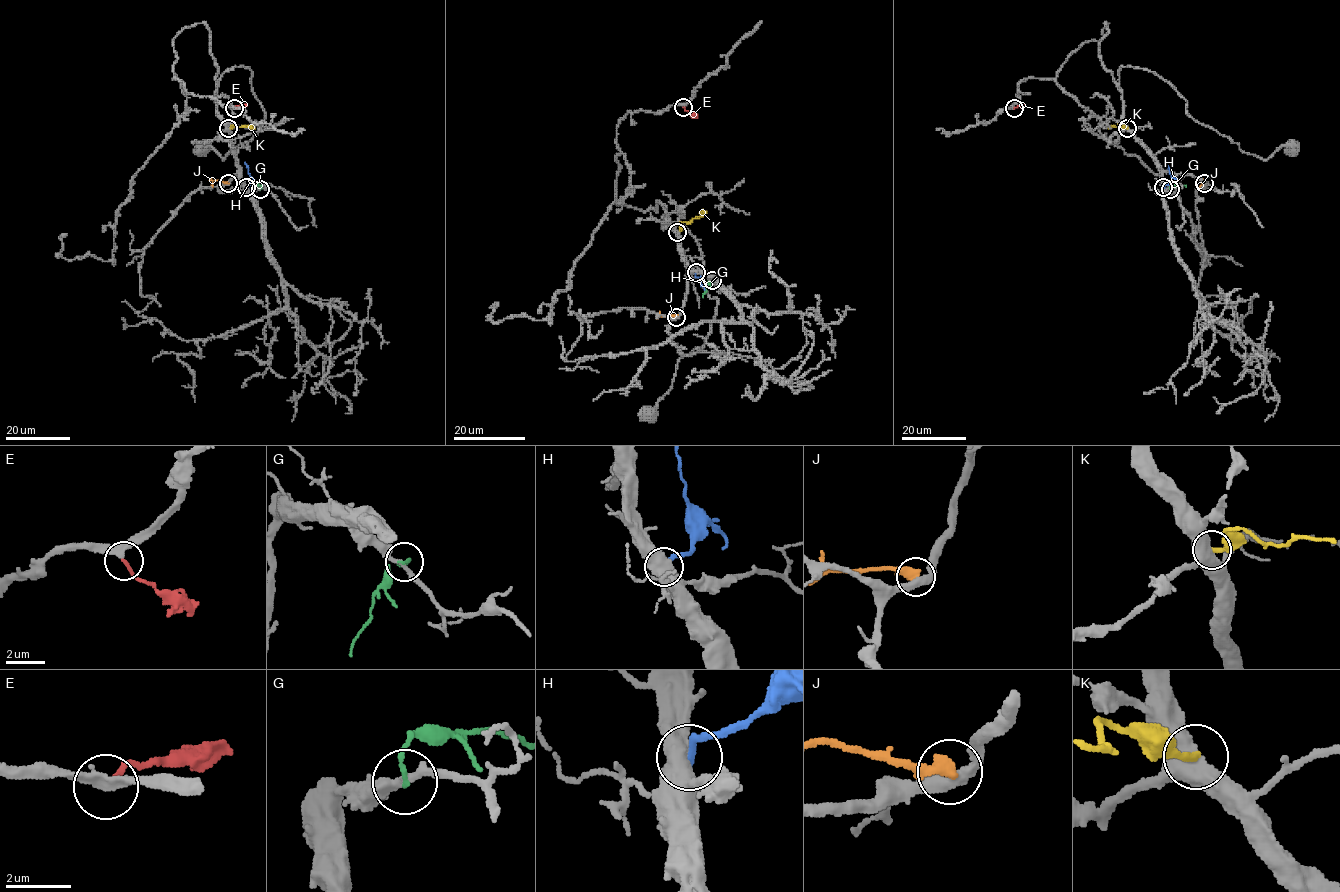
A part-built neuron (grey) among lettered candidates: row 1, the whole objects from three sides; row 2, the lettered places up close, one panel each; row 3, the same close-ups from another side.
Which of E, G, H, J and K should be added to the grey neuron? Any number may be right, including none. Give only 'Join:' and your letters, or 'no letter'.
Join: E

